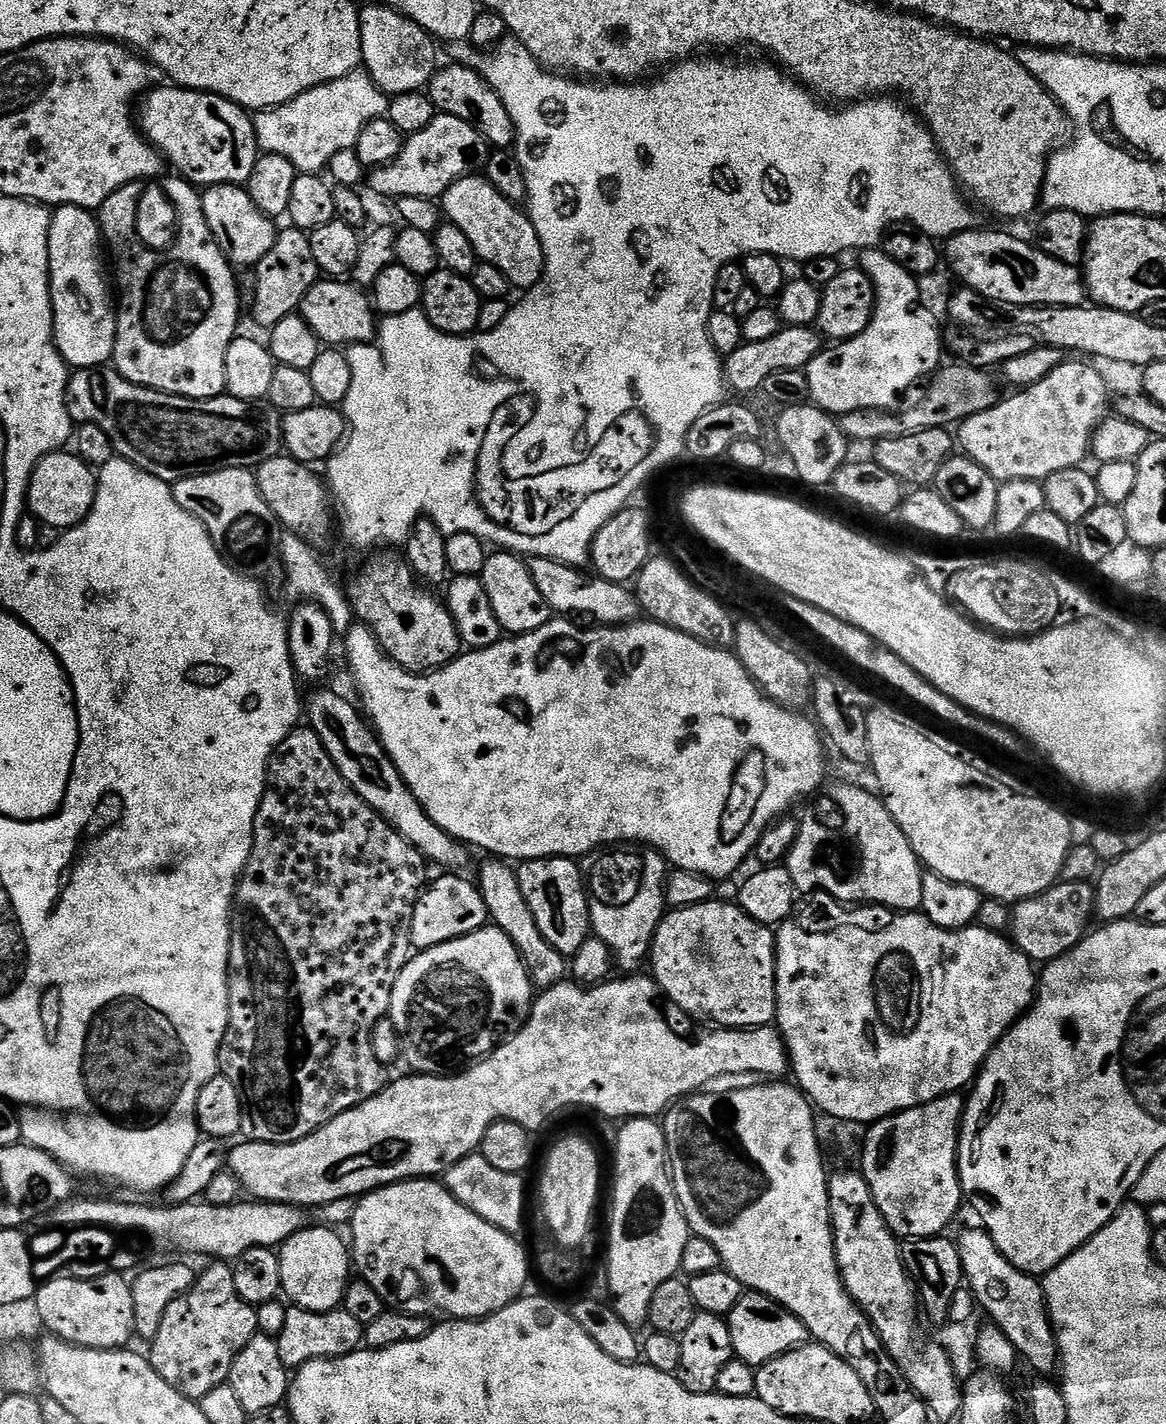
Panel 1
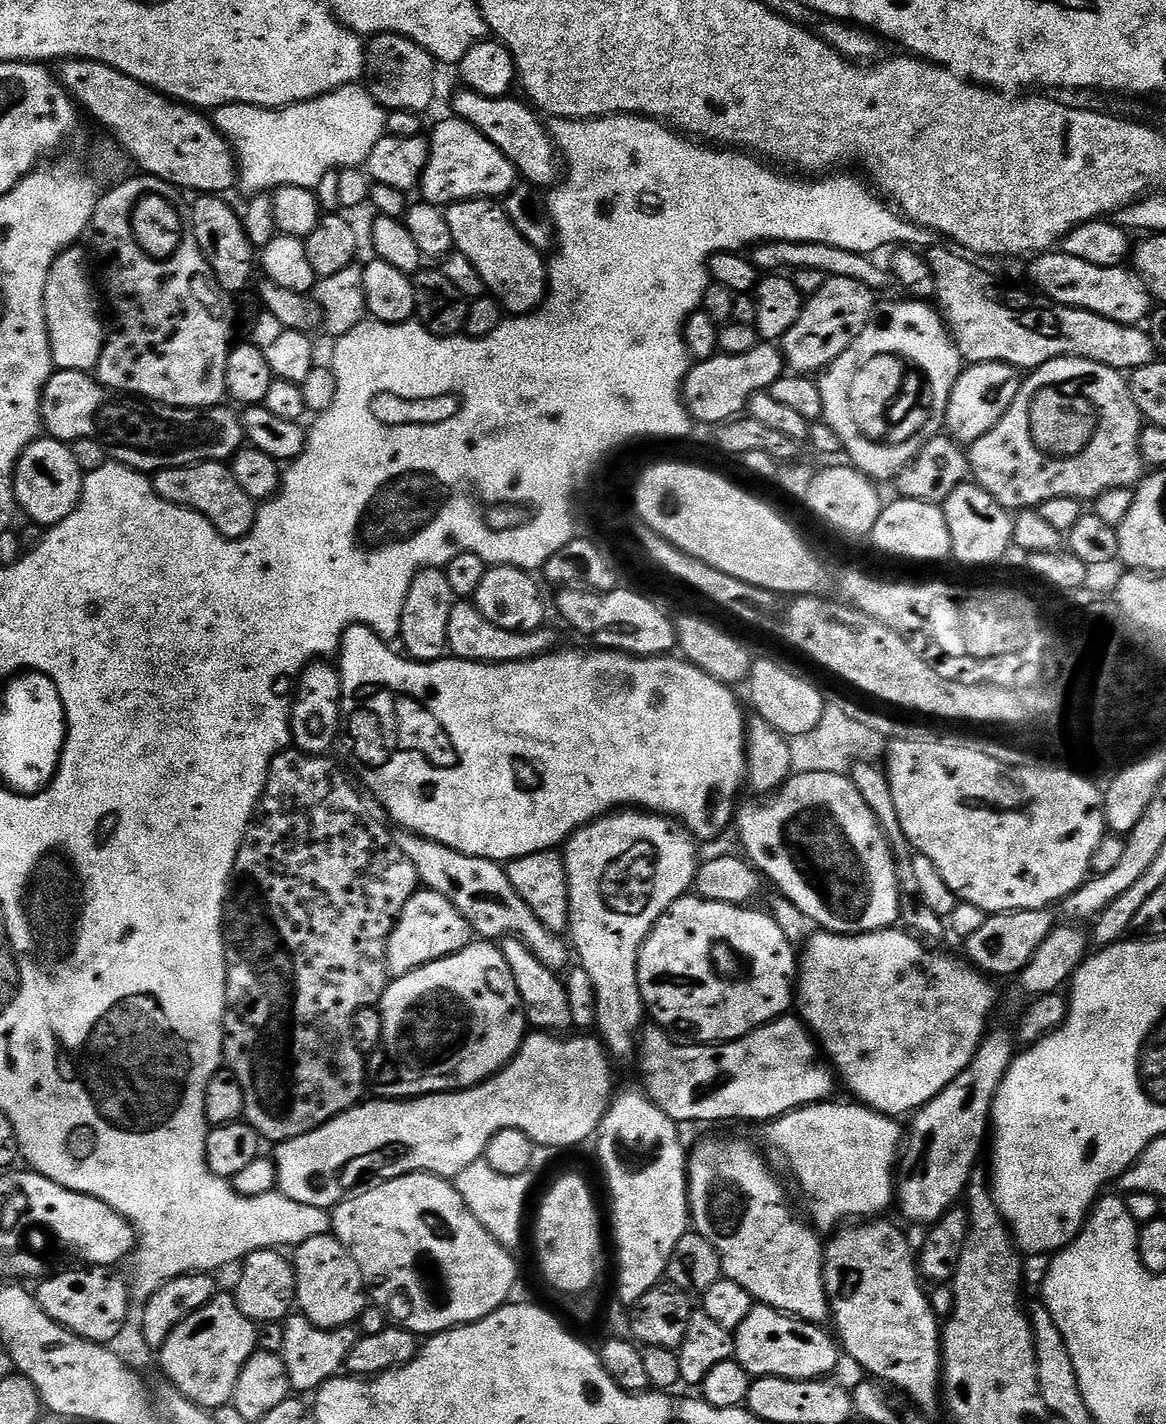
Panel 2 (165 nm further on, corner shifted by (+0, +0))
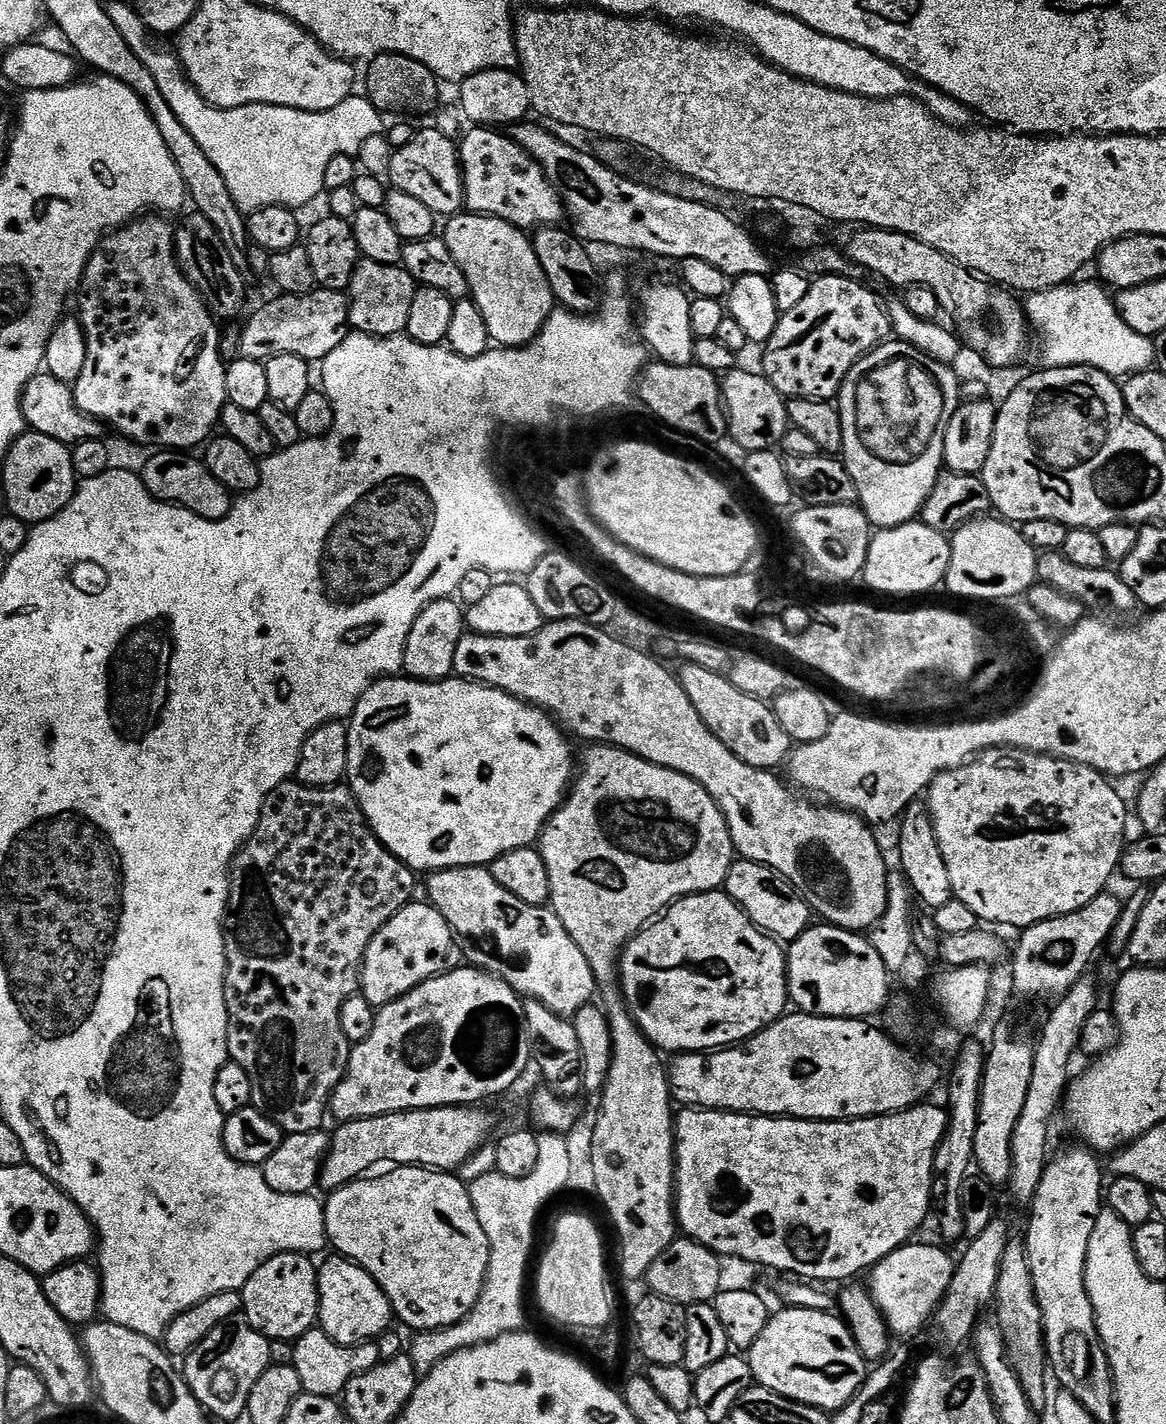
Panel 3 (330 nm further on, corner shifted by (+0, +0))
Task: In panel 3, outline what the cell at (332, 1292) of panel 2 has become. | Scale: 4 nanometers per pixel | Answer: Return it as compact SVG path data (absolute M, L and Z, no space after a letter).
M343 1258L328 1260L318 1268L320 1281L319 1327L334 1342L349 1346L359 1345L359 1340L372 1340L394 1324L392 1304L378 1286L376 1279L352 1261Z

